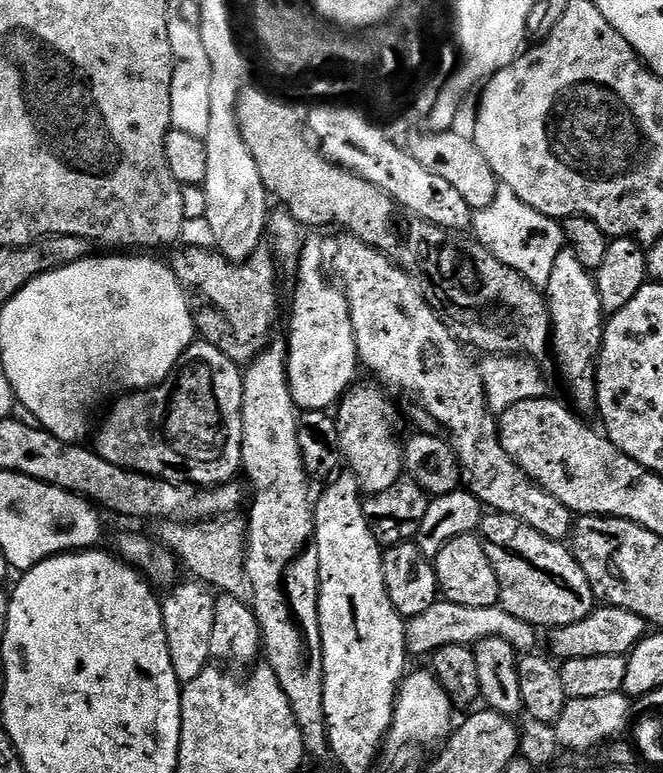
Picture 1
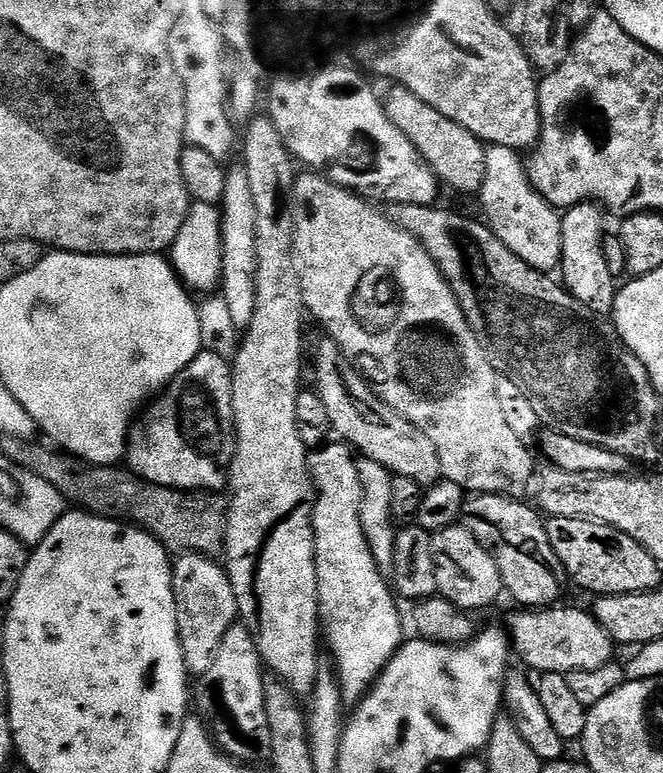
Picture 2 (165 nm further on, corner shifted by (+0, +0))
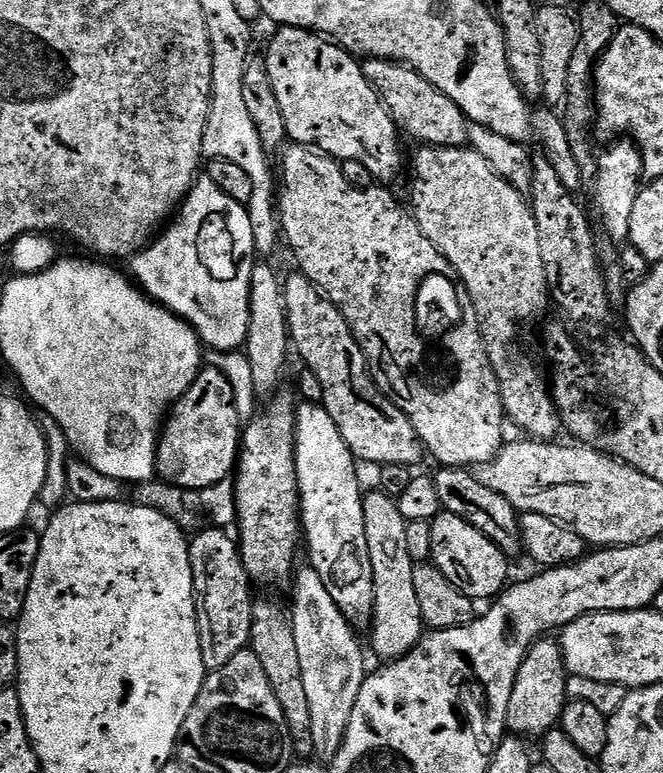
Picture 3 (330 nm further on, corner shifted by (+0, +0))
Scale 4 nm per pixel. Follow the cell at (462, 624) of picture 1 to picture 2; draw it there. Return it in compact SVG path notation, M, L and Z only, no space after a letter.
M549 606L539 610L520 610L512 620L510 644L520 655L525 669L536 674L546 672L570 673L574 670L598 670L613 663L614 641L597 622L591 611L580 608Z

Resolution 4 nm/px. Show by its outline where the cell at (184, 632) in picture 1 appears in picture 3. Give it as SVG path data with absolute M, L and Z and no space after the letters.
M211 526L205 529L205 532L191 537L188 558L192 564L192 591L196 596L196 625L200 628L200 657L208 672L217 672L222 666L226 666L226 662L230 662L230 658L234 658L234 654L248 648L254 595L252 596L249 578L244 573L237 541L233 537L231 540L225 529Z

